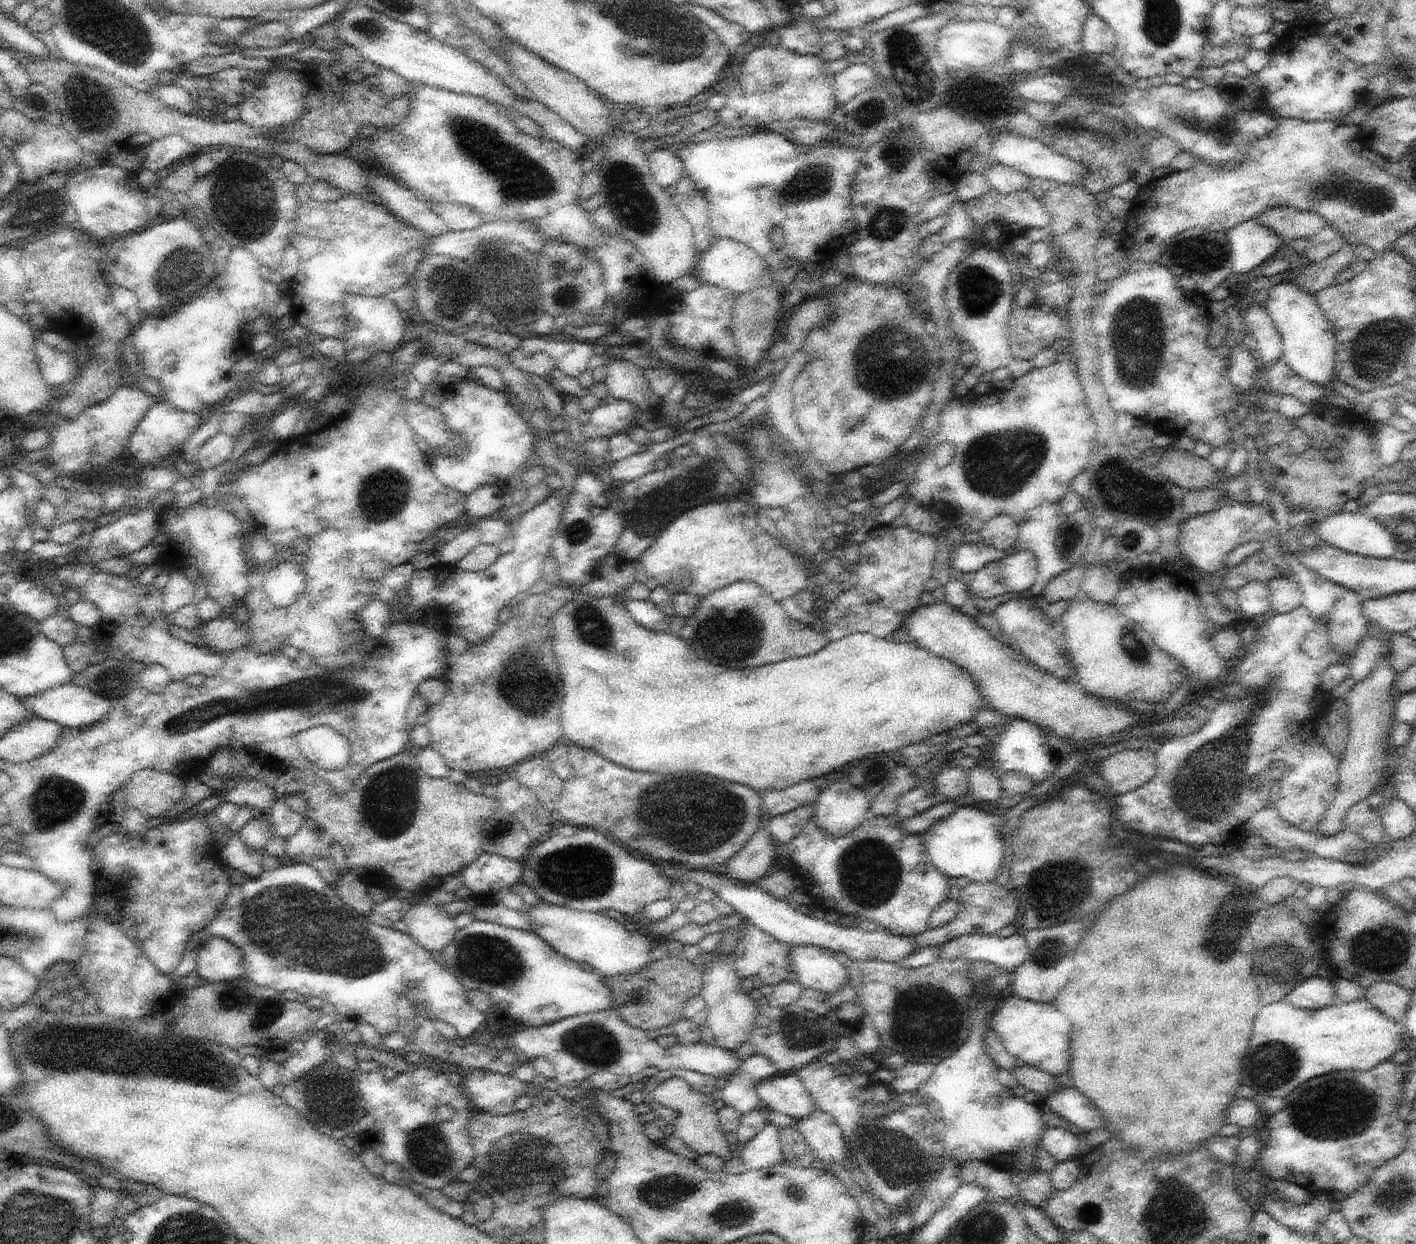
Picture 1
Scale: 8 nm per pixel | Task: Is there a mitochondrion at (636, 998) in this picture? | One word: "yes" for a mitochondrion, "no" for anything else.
no

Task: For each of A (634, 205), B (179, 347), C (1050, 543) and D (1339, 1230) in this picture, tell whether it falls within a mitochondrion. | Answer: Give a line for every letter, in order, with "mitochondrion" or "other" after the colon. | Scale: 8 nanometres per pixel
A: mitochondrion
B: mitochondrion
C: other
D: other

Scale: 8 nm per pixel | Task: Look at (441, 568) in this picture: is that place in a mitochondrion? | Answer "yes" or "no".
no

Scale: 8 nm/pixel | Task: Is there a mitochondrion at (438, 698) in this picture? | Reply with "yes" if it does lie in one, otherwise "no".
no

